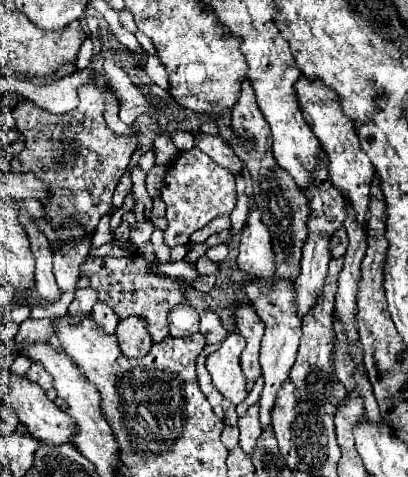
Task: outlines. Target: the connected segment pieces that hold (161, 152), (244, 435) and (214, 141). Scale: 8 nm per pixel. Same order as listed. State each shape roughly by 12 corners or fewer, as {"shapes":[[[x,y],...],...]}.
{"shapes":[[[166,135],[156,137],[156,163],[172,163],[180,149]],[[258,403],[238,419],[240,447],[252,455],[262,433]],[[200,133],[196,145],[214,163],[242,173],[242,161],[220,135]]]}

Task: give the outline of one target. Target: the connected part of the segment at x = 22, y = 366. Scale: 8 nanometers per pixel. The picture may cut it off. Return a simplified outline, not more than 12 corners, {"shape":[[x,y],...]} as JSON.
{"shape":[[24,353],[14,355],[12,371],[26,375],[30,361]]}

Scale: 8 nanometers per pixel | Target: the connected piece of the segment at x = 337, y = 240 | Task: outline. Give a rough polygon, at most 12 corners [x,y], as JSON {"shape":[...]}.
{"shape":[[344,227],[332,235],[332,253],[342,257],[348,247],[346,229]]}

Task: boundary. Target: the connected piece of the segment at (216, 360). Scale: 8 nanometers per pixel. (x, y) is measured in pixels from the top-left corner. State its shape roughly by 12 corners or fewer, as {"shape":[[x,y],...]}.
{"shape":[[228,333],[210,353],[206,369],[234,405],[246,399],[240,356],[246,346]]}

